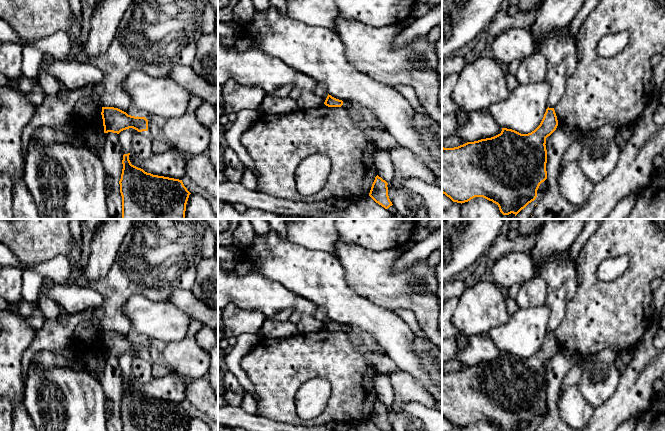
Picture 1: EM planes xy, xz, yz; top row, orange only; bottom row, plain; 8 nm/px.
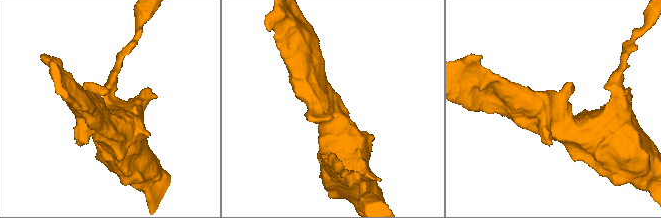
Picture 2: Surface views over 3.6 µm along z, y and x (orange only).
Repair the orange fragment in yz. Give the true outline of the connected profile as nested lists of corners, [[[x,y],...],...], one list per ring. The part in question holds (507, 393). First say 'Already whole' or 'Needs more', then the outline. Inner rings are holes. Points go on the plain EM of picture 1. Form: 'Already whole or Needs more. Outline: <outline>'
Already whole. Outline: [[[547,332],[540,349],[531,357],[521,358],[502,352],[500,358],[454,372],[442,371],[442,417],[453,426],[465,427],[475,421],[483,421],[498,431],[526,431],[537,421],[537,414],[547,403],[546,362],[557,352],[558,344],[554,332]]]

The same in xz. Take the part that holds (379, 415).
Already whole. Outline: [[[377,399],[369,417],[369,420],[382,431],[393,429],[388,420],[387,409],[388,407]]]

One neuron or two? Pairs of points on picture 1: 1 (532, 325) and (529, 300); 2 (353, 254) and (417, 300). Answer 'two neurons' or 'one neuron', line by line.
1: two neurons
2: one neuron

